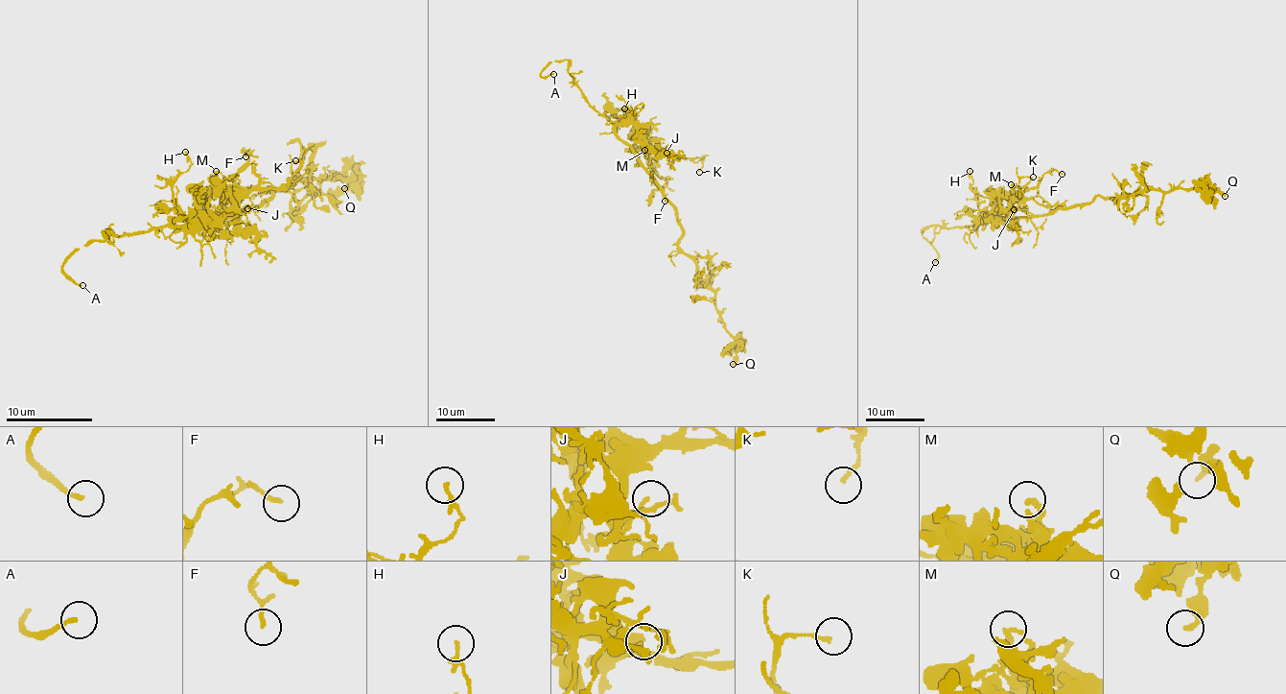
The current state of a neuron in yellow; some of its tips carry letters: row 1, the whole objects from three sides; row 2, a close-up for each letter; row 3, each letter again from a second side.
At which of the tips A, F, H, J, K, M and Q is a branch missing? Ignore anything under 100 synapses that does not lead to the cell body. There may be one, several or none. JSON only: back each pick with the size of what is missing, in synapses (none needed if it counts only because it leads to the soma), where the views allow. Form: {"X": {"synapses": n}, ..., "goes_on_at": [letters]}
{"goes_on_at": ["A"]}

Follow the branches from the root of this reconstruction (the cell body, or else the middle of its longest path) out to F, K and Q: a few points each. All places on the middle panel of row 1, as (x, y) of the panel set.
F: (659, 183), (647, 170), (649, 157), (656, 161), (656, 173), (666, 182), (664, 188), (665, 201)
K: (659, 183), (647, 170), (649, 157), (700, 157), (702, 167), (699, 172)
Q: (659, 183), (683, 231), (678, 247), (714, 294), (714, 308), (736, 344), (733, 364)

